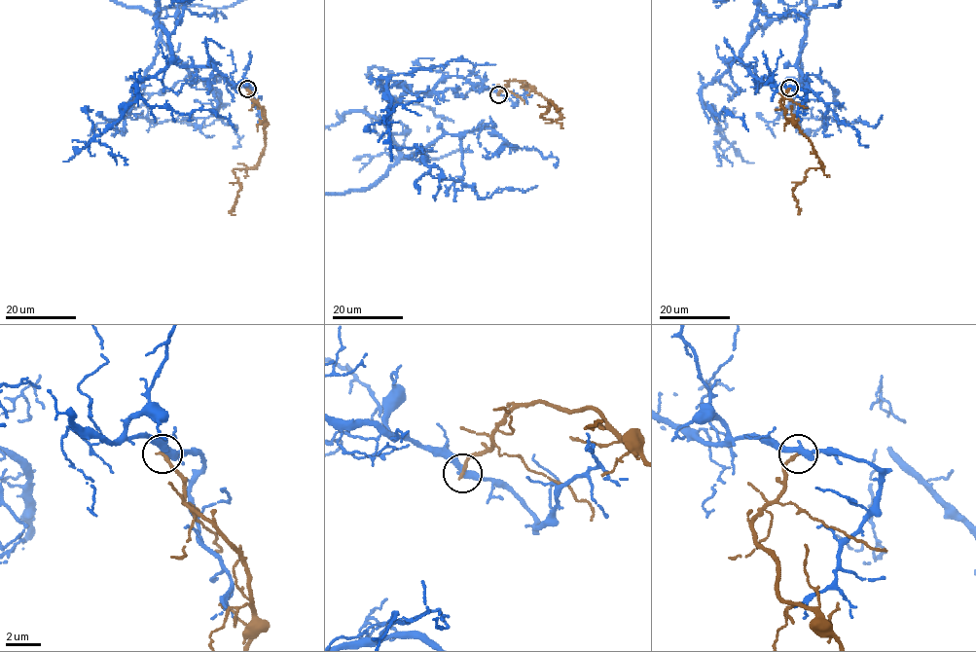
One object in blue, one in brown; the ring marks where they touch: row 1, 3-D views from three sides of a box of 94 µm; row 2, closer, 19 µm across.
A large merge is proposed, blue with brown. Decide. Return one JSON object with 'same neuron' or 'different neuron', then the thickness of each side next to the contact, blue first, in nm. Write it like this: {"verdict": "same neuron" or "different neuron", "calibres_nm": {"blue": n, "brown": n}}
{"verdict": "different neuron", "calibres_nm": {"blue": 300, "brown": 200}}

